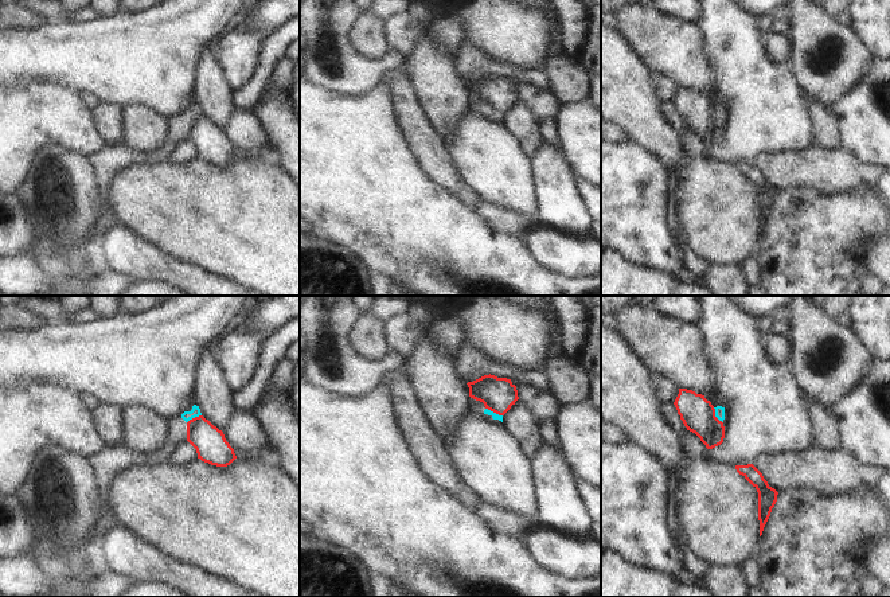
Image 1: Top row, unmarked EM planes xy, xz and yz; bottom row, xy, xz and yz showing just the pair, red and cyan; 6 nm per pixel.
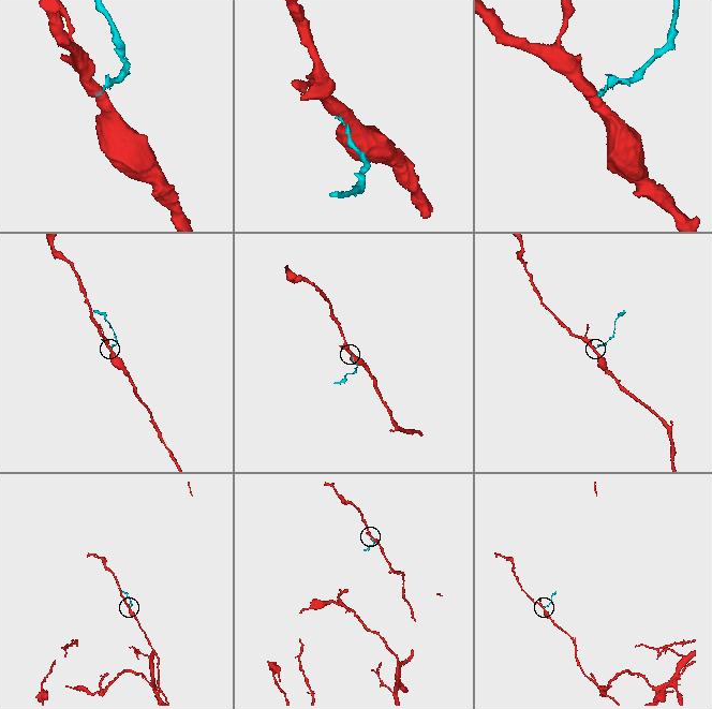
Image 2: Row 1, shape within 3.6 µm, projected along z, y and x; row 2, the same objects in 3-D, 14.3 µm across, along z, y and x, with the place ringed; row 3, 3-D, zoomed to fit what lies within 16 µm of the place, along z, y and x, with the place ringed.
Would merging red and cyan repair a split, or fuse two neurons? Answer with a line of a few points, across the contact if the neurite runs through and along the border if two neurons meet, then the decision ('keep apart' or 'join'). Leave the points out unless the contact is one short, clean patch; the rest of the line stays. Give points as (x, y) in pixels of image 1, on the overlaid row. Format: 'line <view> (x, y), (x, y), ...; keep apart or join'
line yz (713, 408), (714, 414), (722, 422); keep apart

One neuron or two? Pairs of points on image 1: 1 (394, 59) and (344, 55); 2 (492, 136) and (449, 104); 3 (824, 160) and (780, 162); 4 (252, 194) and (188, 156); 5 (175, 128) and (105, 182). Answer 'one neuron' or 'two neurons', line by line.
1: one neuron
2: two neurons
3: one neuron
4: two neurons
5: one neuron

